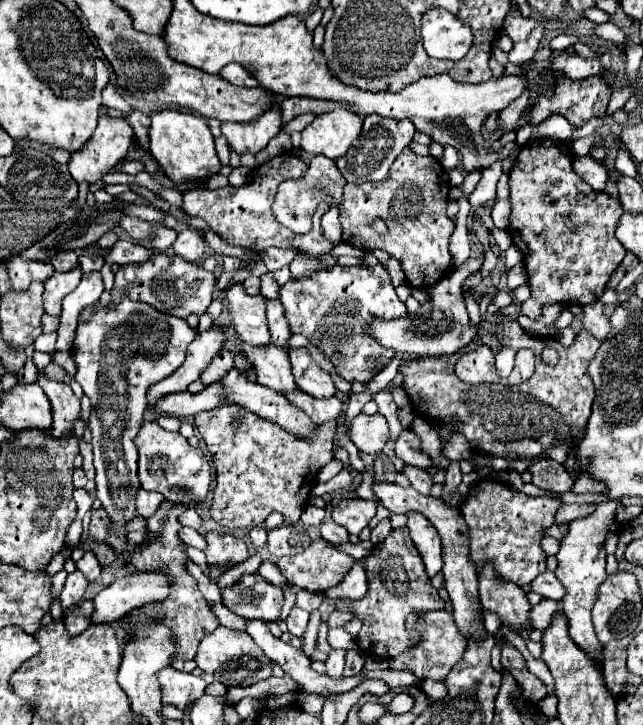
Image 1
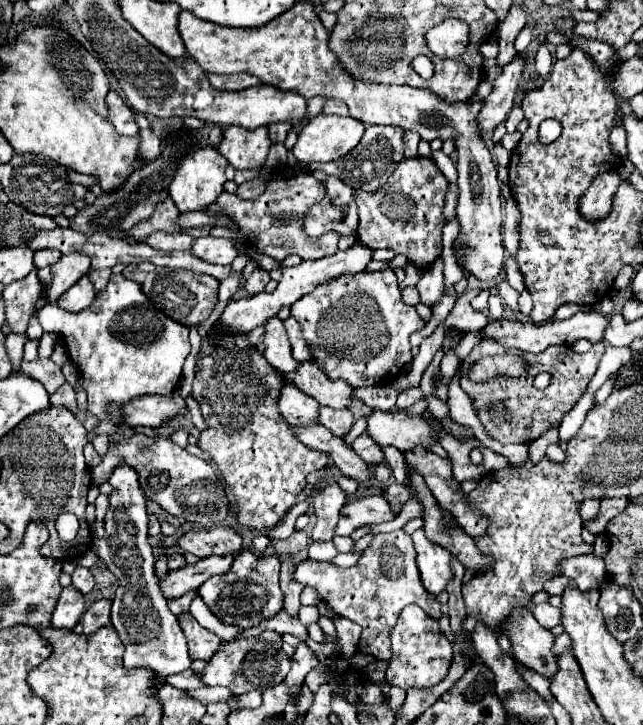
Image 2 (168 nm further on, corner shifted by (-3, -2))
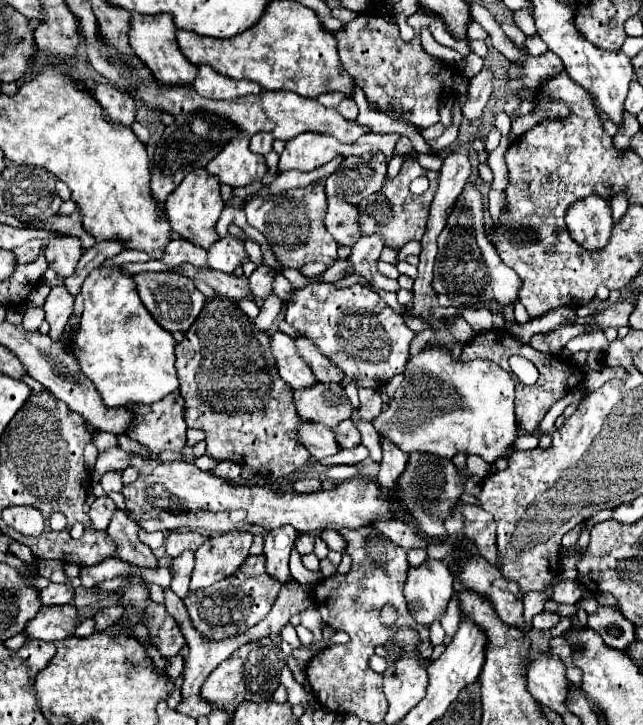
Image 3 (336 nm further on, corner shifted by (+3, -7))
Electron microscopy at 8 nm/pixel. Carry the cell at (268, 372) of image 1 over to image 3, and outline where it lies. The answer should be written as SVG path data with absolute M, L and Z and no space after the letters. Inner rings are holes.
M302 422L298 438L308 448L308 452L318 460L322 460L326 456L334 456L334 454L340 452L340 446L334 438L334 432L328 430L326 426L312 424L312 422Z

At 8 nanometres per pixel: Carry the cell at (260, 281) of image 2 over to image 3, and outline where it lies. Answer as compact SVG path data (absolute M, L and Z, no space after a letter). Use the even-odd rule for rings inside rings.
M258 266L252 276L248 278L250 290L256 296L256 300L266 300L272 294L272 282L274 282L276 272L270 270L268 266Z

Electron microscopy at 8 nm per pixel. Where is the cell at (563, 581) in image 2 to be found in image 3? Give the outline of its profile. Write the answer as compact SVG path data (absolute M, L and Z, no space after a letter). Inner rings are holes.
M562 580L552 594L552 600L560 602L560 604L576 604L582 596L582 584L580 582L572 582L572 580Z

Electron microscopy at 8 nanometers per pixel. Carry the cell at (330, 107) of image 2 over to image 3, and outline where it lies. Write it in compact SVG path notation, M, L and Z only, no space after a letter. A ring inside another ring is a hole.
M352 98L342 100L340 106L338 106L338 110L342 112L344 118L350 118L350 120L356 120L356 116L358 116L358 106L356 106L356 102Z

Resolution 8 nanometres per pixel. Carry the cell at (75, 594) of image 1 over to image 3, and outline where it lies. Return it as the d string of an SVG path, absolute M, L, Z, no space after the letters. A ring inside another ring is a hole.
M72 604L40 608L36 618L32 618L26 626L28 640L44 640L56 642L74 634L78 626L78 610Z

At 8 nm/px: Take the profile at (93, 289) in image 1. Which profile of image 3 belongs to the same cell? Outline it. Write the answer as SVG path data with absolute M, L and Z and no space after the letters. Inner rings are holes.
M56 286L50 290L46 302L44 302L44 312L50 324L50 336L54 336L54 340L60 340L64 326L72 314L74 308L74 298L68 294L68 290L64 286Z

